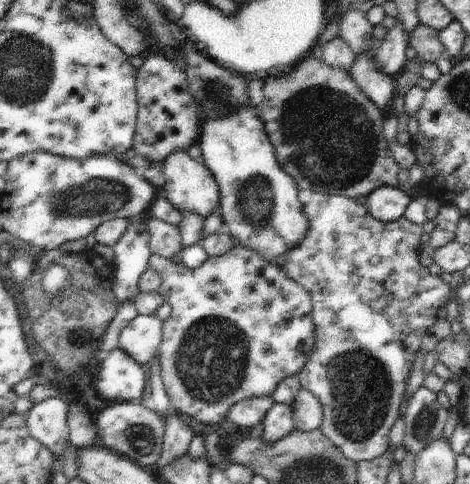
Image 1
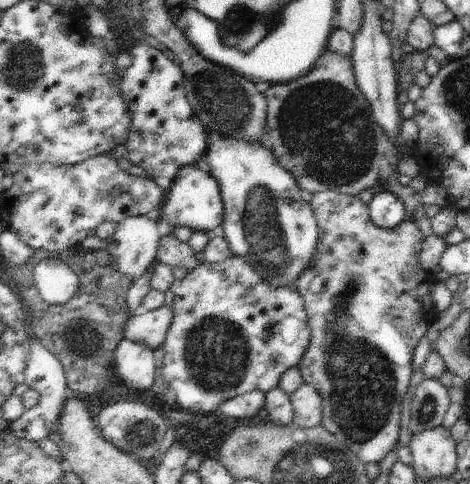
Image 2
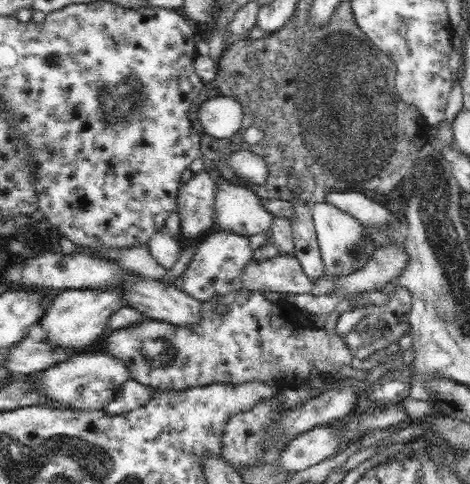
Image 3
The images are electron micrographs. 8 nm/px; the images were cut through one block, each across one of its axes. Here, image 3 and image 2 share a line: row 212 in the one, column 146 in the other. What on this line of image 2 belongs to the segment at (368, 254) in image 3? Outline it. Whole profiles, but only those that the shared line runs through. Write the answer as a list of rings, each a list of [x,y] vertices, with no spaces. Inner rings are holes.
[[[161,306],[159,310],[153,310],[149,314],[133,316],[123,324],[123,340],[129,340],[133,344],[143,344],[153,352],[165,342],[171,318],[173,312],[167,306]]]

